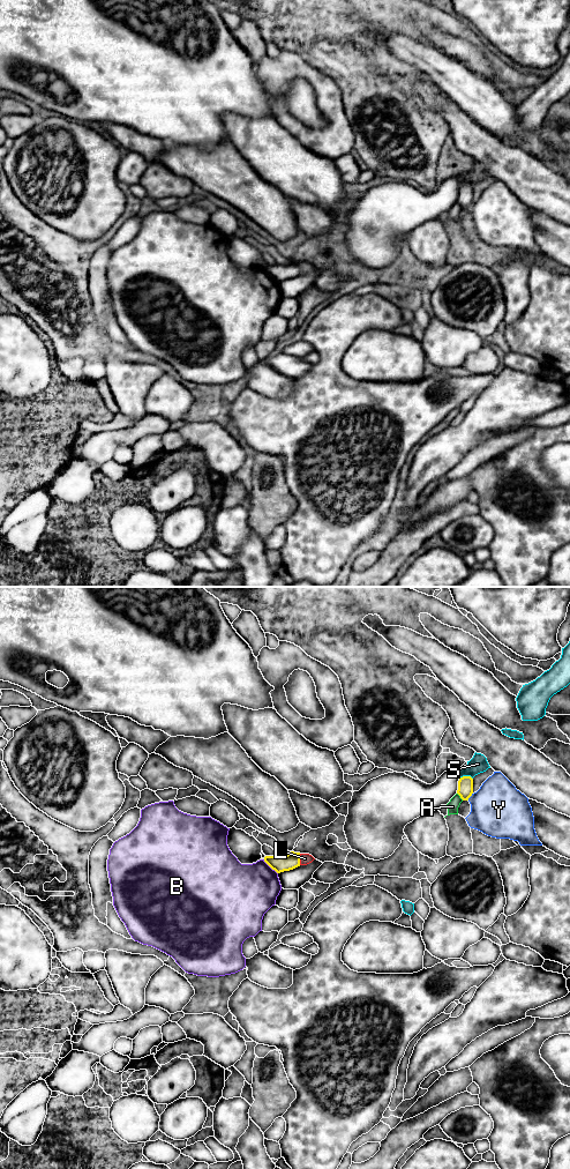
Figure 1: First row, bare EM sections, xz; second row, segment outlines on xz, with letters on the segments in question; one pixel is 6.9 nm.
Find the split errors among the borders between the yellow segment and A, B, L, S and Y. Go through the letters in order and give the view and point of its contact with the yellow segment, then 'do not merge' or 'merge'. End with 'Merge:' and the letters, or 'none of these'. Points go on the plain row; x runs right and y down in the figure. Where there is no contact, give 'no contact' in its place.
A: xz (459, 203) | do not merge
B: xz (270, 275) | do not merge
L: xz (299, 268) | do not merge
S: xz (465, 185) | do not merge
Y: xz (471, 203) | do not merge
Merge: none of these

